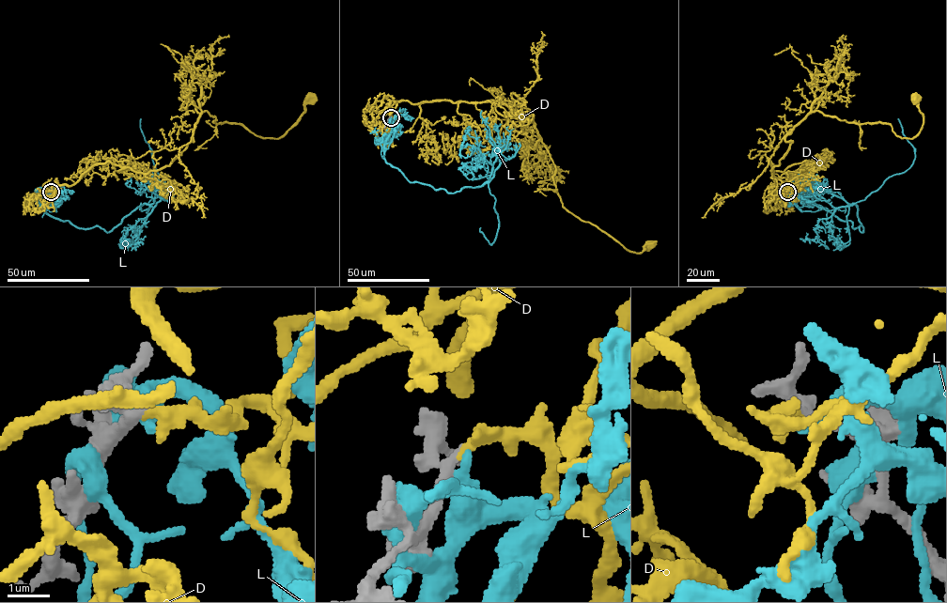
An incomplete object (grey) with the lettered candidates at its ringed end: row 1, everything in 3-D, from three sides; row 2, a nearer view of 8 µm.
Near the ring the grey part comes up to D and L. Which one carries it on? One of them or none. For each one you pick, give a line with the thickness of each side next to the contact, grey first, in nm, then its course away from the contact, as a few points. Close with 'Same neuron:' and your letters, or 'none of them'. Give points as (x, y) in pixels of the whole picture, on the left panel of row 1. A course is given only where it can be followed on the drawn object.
D: 240 nm thick on the grey side, 340 nm on the other; it runs (51, 192), (107, 162), (146, 173), (163, 168), (193, 141), (204, 111), (216, 124), (280, 138), (309, 99)
Same neuron: D

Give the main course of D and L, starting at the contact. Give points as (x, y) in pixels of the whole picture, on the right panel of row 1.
D: (788, 192), (770, 185), (770, 162), (772, 173), (811, 113), (913, 138), (916, 99)
L: (788, 193), (826, 208), (862, 232), (853, 204), (907, 170), (915, 158), (897, 118)

